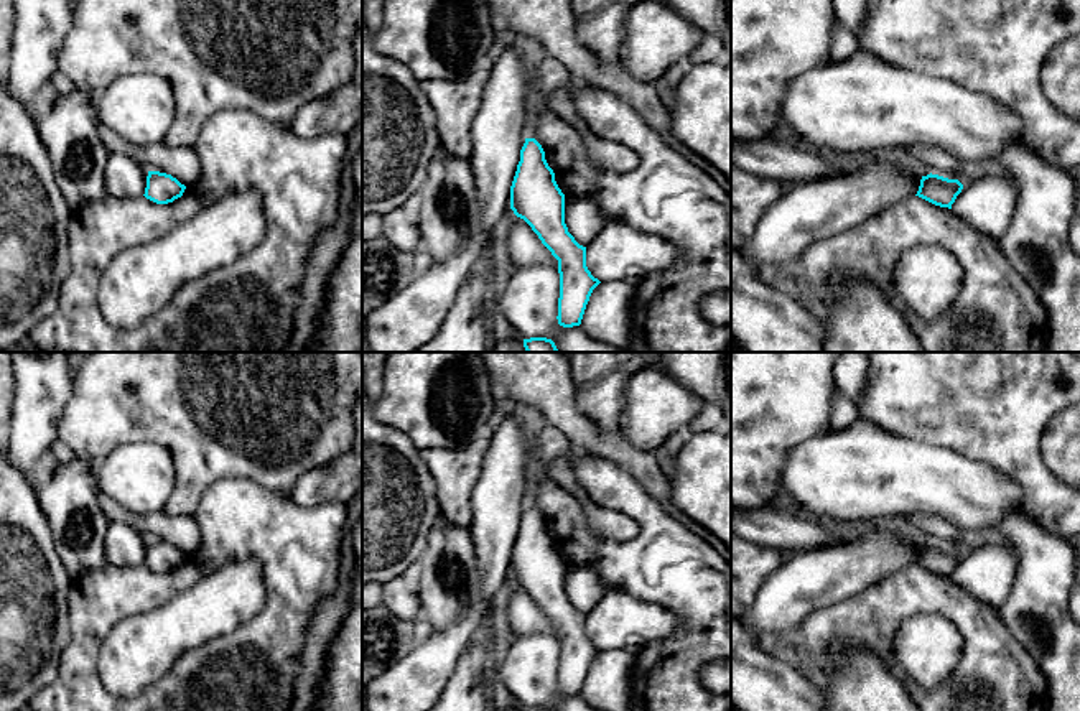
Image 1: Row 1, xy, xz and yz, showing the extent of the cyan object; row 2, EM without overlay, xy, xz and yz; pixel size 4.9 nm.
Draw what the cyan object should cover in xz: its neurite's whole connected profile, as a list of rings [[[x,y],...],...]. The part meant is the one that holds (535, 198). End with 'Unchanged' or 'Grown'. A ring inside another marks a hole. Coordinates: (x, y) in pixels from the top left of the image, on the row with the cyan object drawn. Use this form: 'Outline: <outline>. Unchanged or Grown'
Outline: [[[517,36],[515,46],[530,71],[527,92],[525,143],[510,186],[510,209],[524,219],[542,244],[558,260],[560,298],[558,324],[580,326],[593,290],[601,283],[586,267],[586,247],[580,245],[565,224],[565,194],[545,160],[542,145],[533,138],[538,114],[545,104],[540,81],[540,46],[527,36]]]. Grown

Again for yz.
Outline: [[[938,174],[922,176],[920,186],[915,196],[940,206],[952,209],[957,196],[961,193],[963,184],[958,179],[948,179]]]. Unchanged

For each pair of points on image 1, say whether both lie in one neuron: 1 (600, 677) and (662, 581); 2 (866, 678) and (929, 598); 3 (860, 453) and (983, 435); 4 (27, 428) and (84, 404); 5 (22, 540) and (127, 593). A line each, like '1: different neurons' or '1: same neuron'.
1: different neurons
2: different neurons
3: different neurons
4: different neurons
5: different neurons

